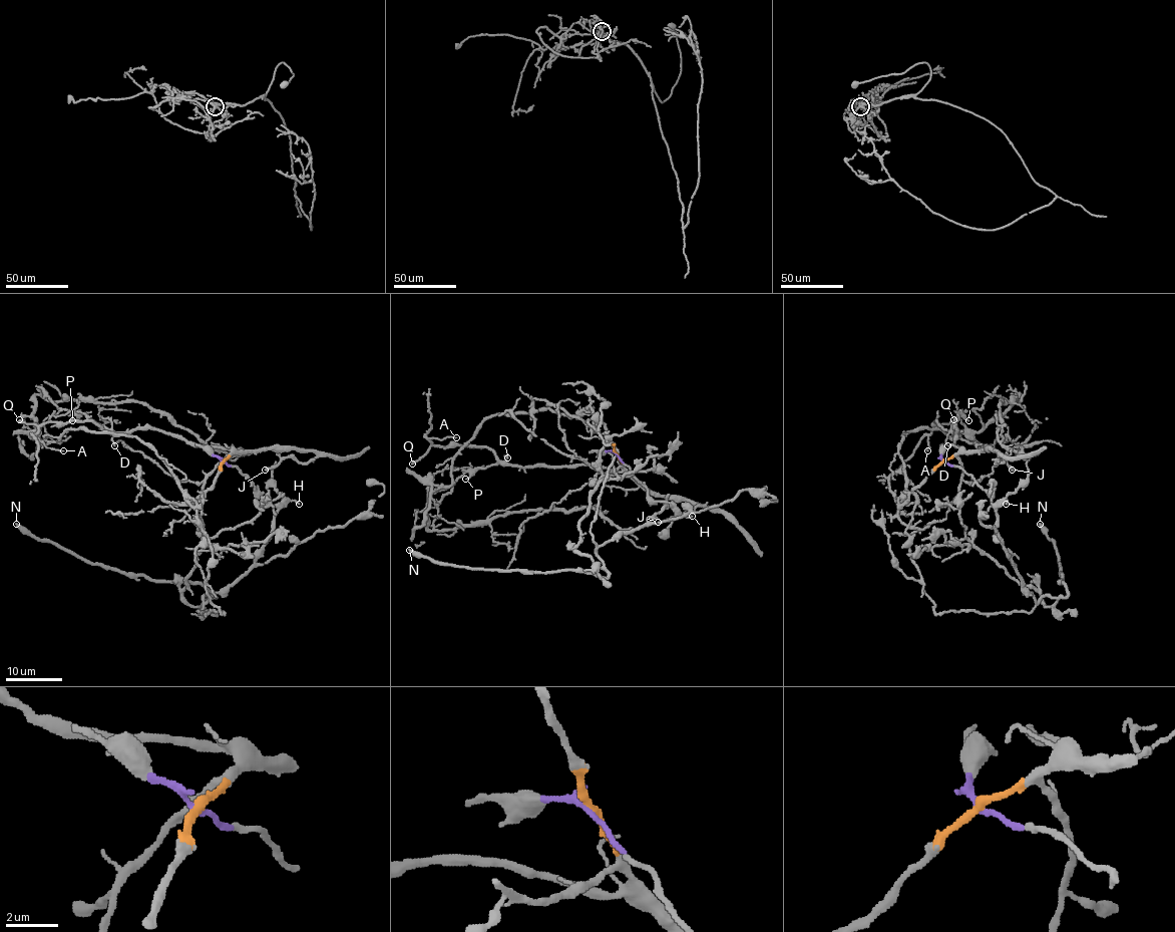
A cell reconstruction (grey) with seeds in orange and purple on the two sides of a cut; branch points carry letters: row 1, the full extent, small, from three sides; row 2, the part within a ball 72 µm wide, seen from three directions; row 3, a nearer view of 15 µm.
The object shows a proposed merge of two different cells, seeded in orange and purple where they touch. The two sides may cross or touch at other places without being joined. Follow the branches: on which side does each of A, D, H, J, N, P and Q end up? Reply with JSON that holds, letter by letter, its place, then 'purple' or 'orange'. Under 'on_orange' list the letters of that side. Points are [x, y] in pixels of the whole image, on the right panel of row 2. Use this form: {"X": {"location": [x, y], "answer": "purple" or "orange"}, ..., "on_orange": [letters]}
{"A": {"location": [927, 450], "answer": "orange"}, "D": {"location": [947, 445], "answer": "orange"}, "H": {"location": [1006, 504], "answer": "purple"}, "J": {"location": [1012, 470], "answer": "orange"}, "N": {"location": [1040, 524], "answer": "purple"}, "P": {"location": [968, 420], "answer": "orange"}, "Q": {"location": [953, 419], "answer": "orange"}, "on_orange": ["A", "D", "J", "P", "Q"]}

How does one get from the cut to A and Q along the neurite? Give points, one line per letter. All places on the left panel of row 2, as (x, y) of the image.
A: (223, 461), (228, 448), (189, 444), (149, 427), (114, 432), (92, 420), (44, 422), (36, 436), (64, 450)
Q: (223, 461), (231, 453), (228, 448), (189, 444), (149, 427), (118, 432), (92, 420), (38, 425), (19, 419)

